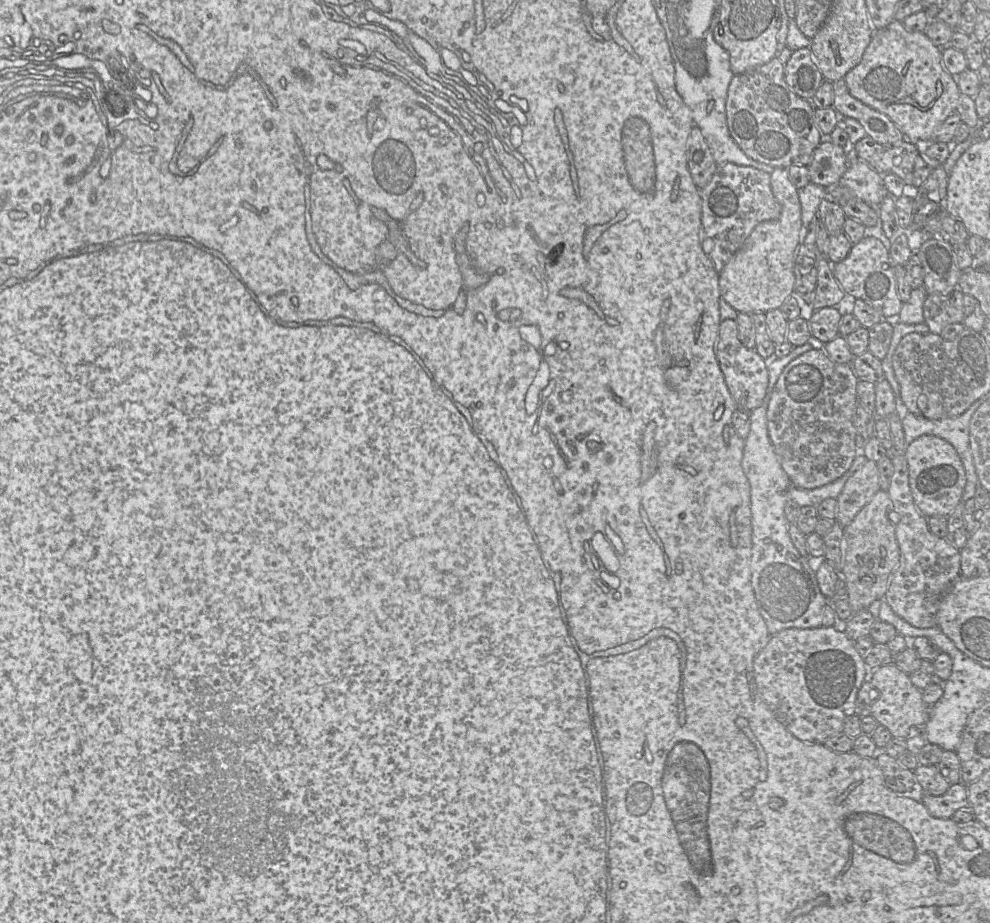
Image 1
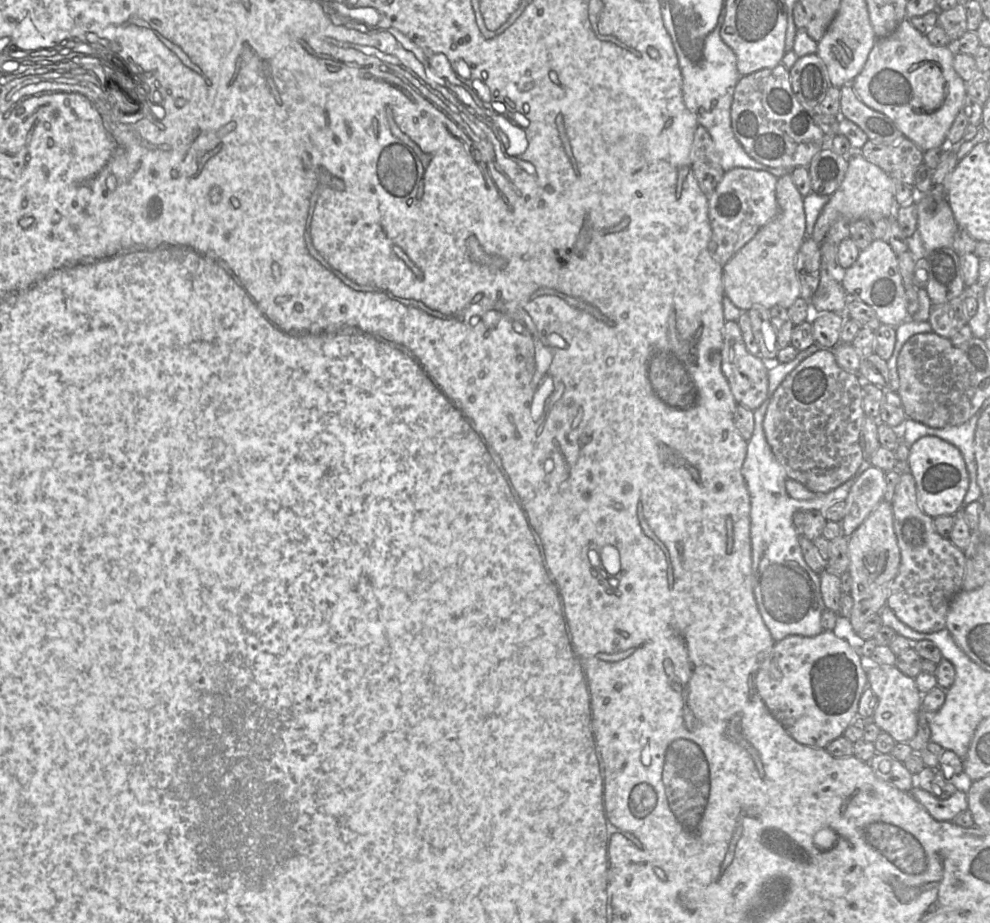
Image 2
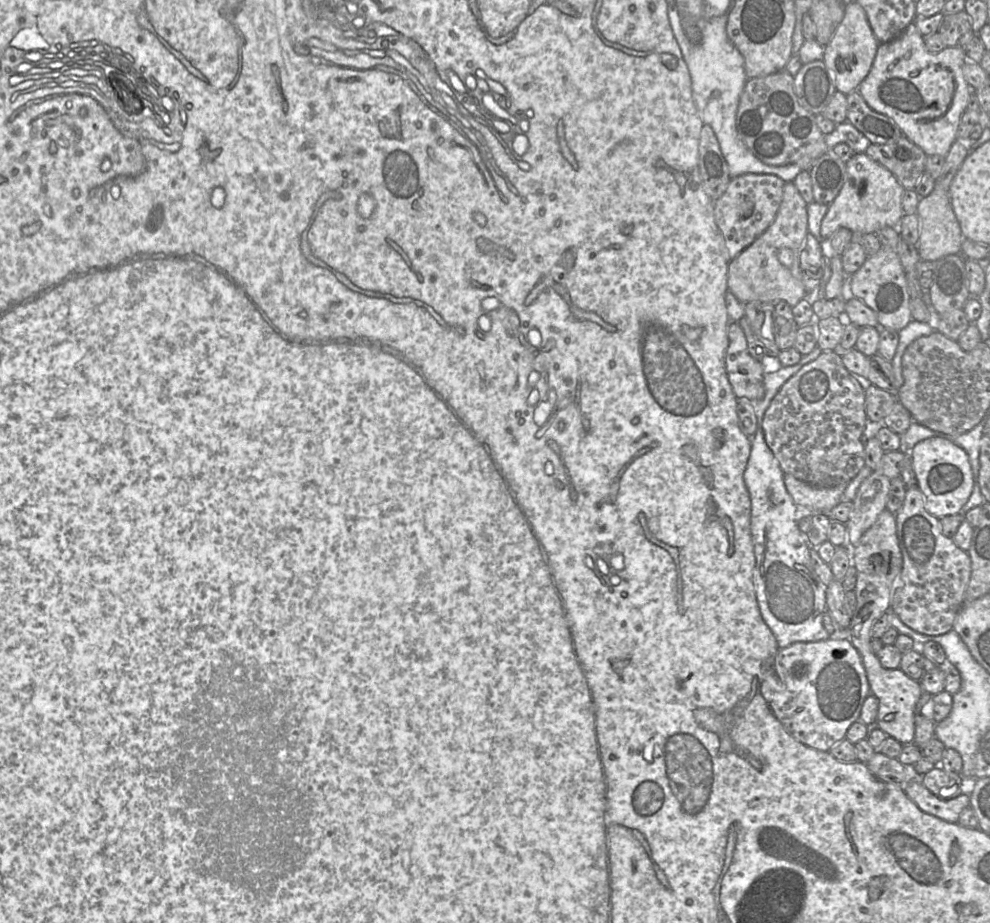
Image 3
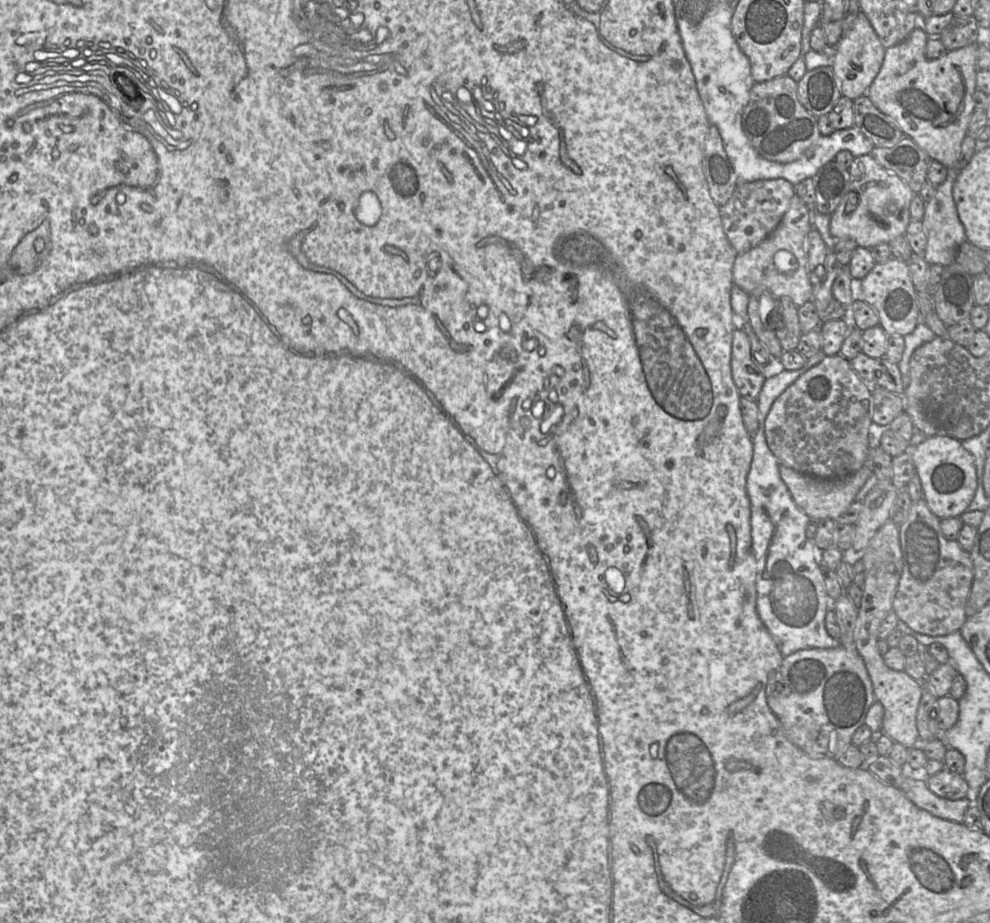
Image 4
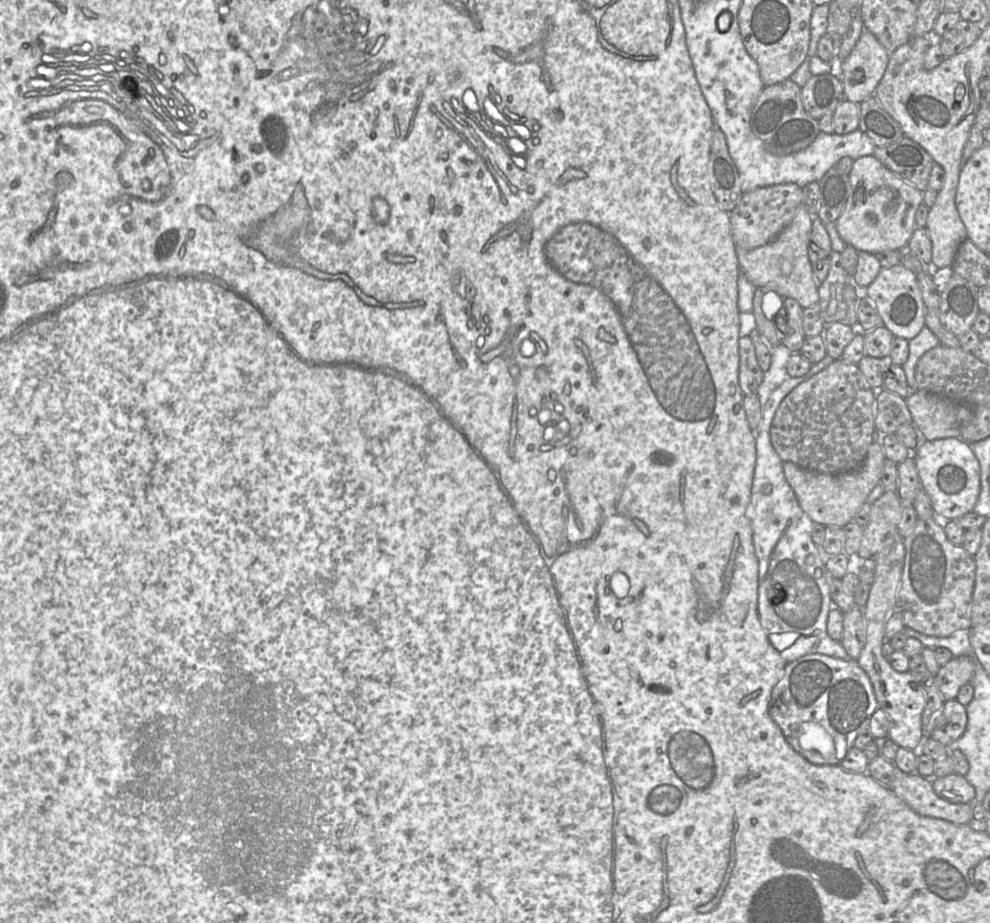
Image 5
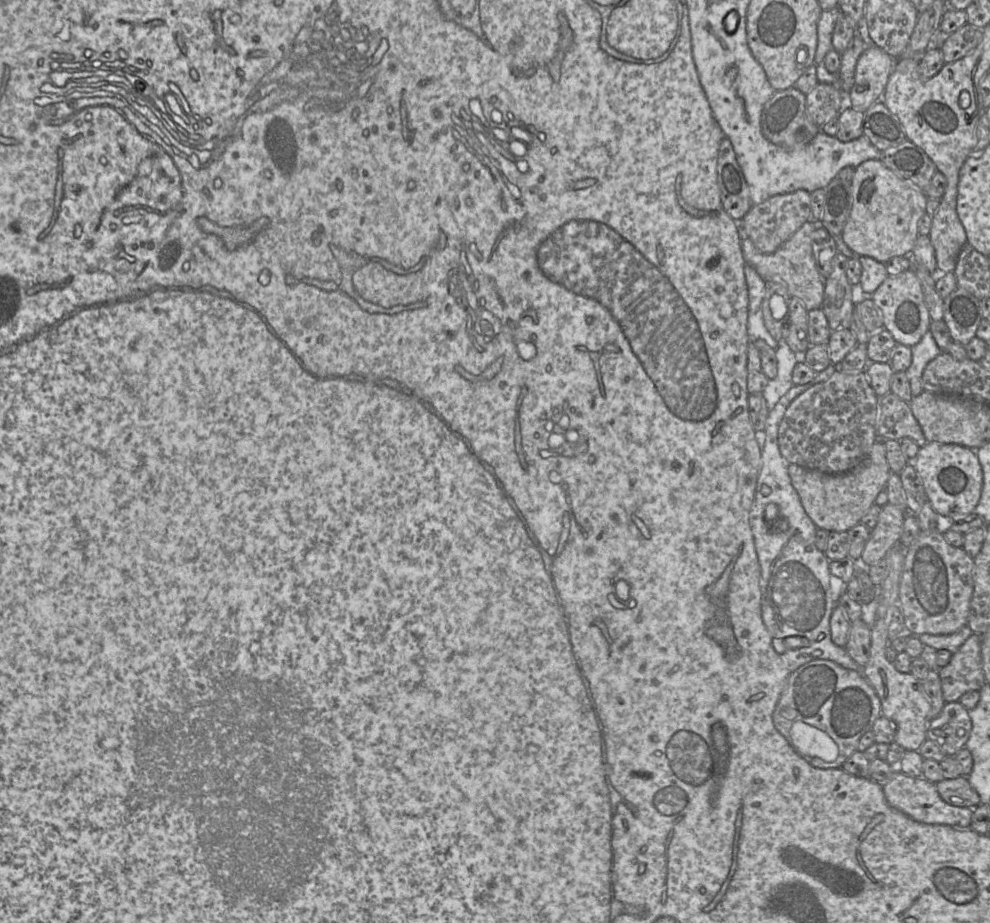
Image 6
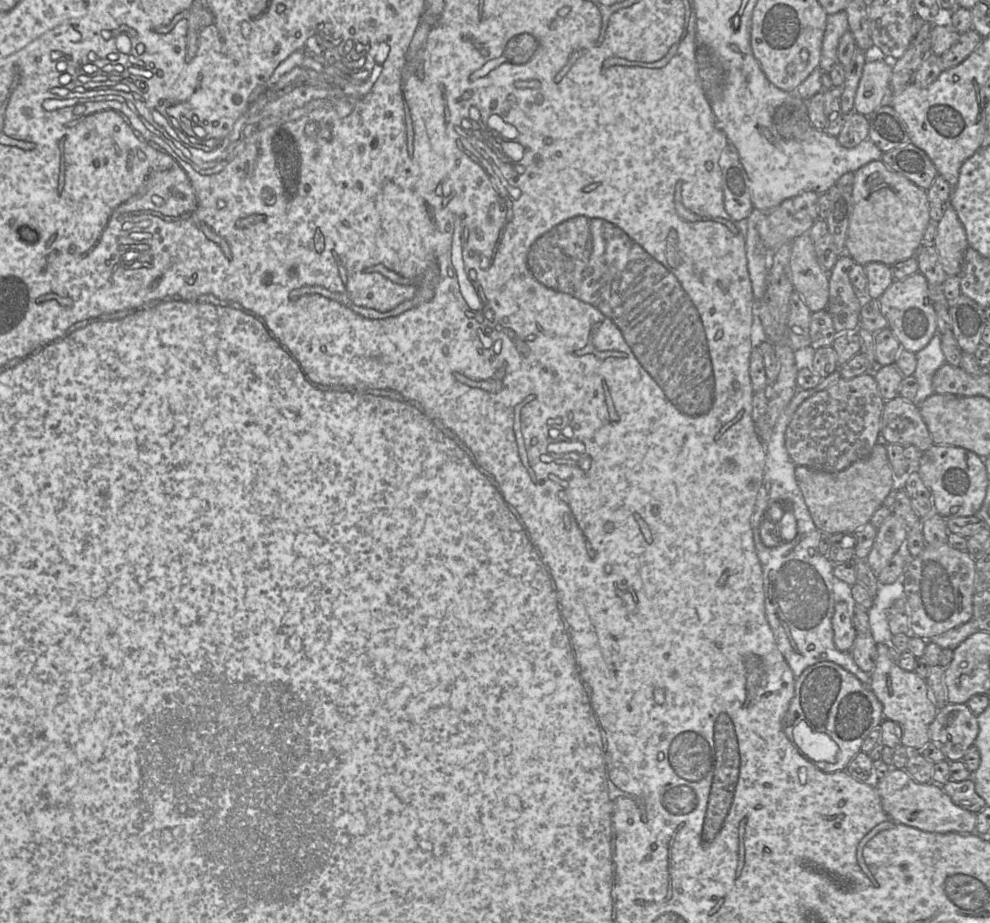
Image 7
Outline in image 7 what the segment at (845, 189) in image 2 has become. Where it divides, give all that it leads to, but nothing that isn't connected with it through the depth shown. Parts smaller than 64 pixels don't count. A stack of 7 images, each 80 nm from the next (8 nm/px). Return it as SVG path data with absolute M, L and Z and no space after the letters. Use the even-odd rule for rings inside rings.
M881 160L867 163L854 172L853 210L846 235L846 252L855 263L881 262L892 266L915 257L931 218L927 190L902 174L891 170Z

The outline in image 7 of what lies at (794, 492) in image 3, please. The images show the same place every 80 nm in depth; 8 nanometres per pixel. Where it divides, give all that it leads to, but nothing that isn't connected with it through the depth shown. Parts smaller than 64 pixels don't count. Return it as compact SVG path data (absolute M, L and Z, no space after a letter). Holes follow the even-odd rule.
M876 443L870 454L852 463L840 472L825 472L805 466L795 467L795 476L802 491L814 524L821 533L854 533L870 522L872 515L883 505L884 499L894 489L894 474L888 460L885 445Z

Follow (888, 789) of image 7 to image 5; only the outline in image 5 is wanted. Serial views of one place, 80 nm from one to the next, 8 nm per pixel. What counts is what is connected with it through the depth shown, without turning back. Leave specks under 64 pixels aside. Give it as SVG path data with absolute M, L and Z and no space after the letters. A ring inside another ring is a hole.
M899 772L891 791L921 816L943 819L954 824L967 824L972 816L972 804L951 803L939 797L931 779L917 773Z

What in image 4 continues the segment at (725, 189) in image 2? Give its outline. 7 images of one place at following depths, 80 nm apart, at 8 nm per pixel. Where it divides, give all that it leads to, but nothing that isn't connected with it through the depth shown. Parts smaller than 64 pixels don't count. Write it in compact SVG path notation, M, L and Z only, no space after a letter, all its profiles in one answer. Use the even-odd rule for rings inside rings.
M783 178L738 184L728 202L720 206L724 232L737 255L757 246L778 226L795 195L795 187Z

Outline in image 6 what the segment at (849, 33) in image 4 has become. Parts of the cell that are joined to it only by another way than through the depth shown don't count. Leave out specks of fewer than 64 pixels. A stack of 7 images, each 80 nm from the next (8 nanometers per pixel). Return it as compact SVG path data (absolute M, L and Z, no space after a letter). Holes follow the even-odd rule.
M874 45L866 47L856 64L847 105L865 112L881 100L895 61L896 59Z

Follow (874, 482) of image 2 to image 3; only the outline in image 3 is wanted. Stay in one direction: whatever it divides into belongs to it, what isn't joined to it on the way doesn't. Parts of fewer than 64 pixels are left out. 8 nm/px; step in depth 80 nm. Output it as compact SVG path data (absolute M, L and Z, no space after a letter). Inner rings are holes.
M880 471L872 473L860 484L856 496L852 501L852 509L849 520L845 523L847 527L847 540L849 543L857 544L861 536L874 524L879 514L886 509L886 503L890 488L890 479L881 474Z

